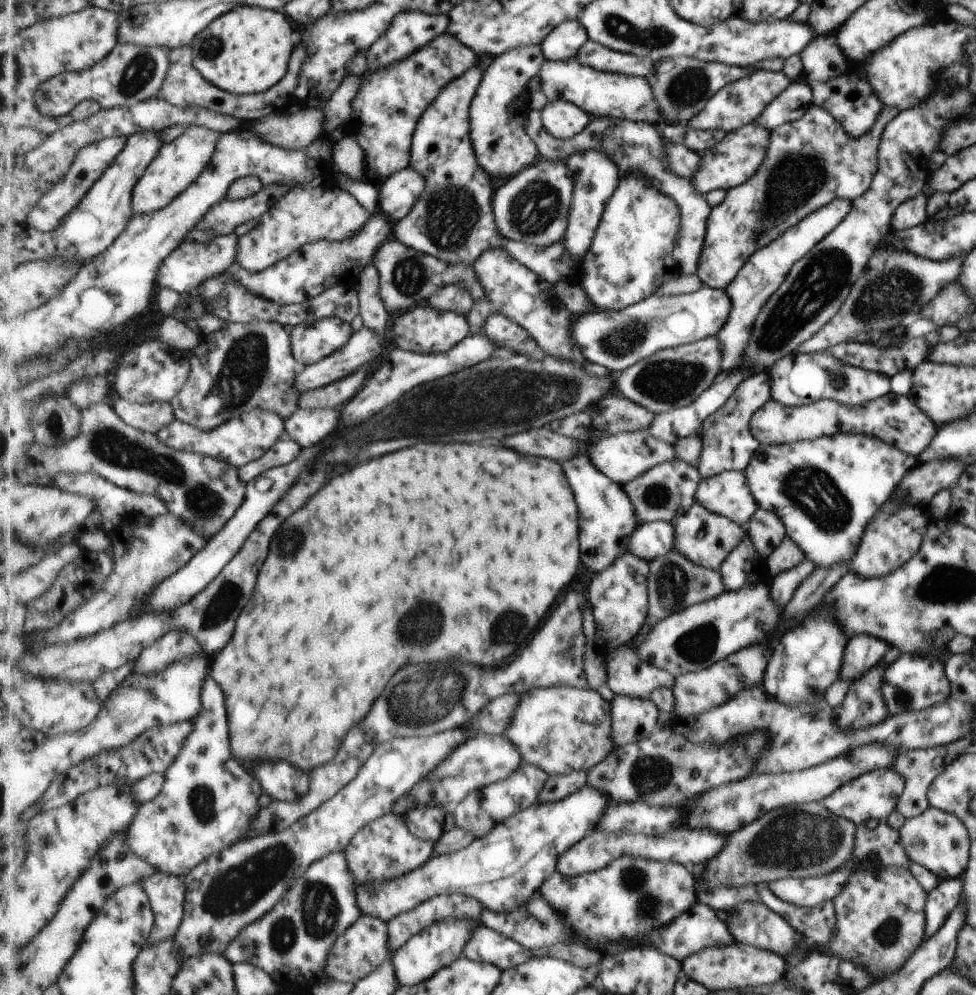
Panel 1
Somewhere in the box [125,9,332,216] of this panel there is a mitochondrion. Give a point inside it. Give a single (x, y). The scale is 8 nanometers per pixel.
(208, 49)

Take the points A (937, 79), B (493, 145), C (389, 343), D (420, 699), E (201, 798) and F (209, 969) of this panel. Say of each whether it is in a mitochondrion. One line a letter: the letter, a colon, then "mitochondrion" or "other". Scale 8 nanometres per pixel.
A: other
B: other
C: other
D: mitochondrion
E: mitochondrion
F: other

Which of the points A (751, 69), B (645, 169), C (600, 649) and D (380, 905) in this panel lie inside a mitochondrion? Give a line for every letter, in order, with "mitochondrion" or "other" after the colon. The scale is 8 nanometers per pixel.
A: other
B: other
C: other
D: other

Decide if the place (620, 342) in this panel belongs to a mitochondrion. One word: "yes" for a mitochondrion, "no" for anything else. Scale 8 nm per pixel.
yes

